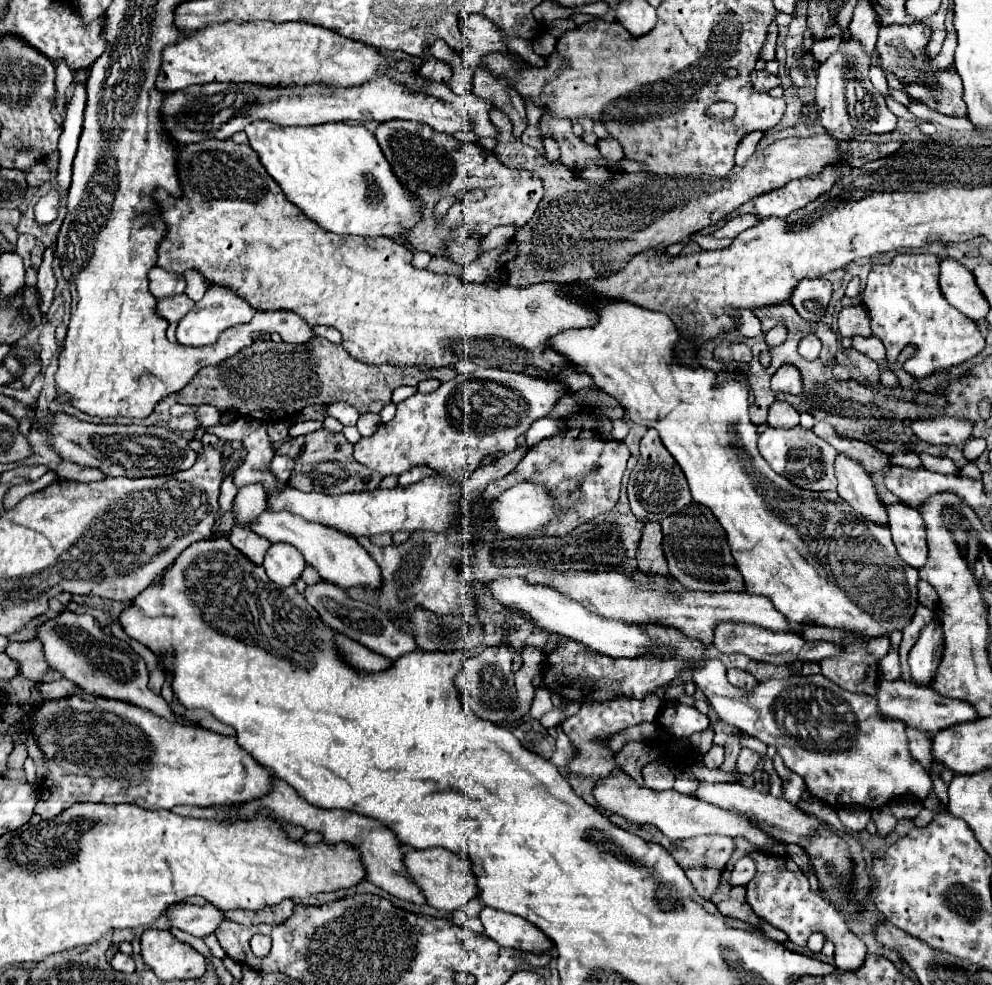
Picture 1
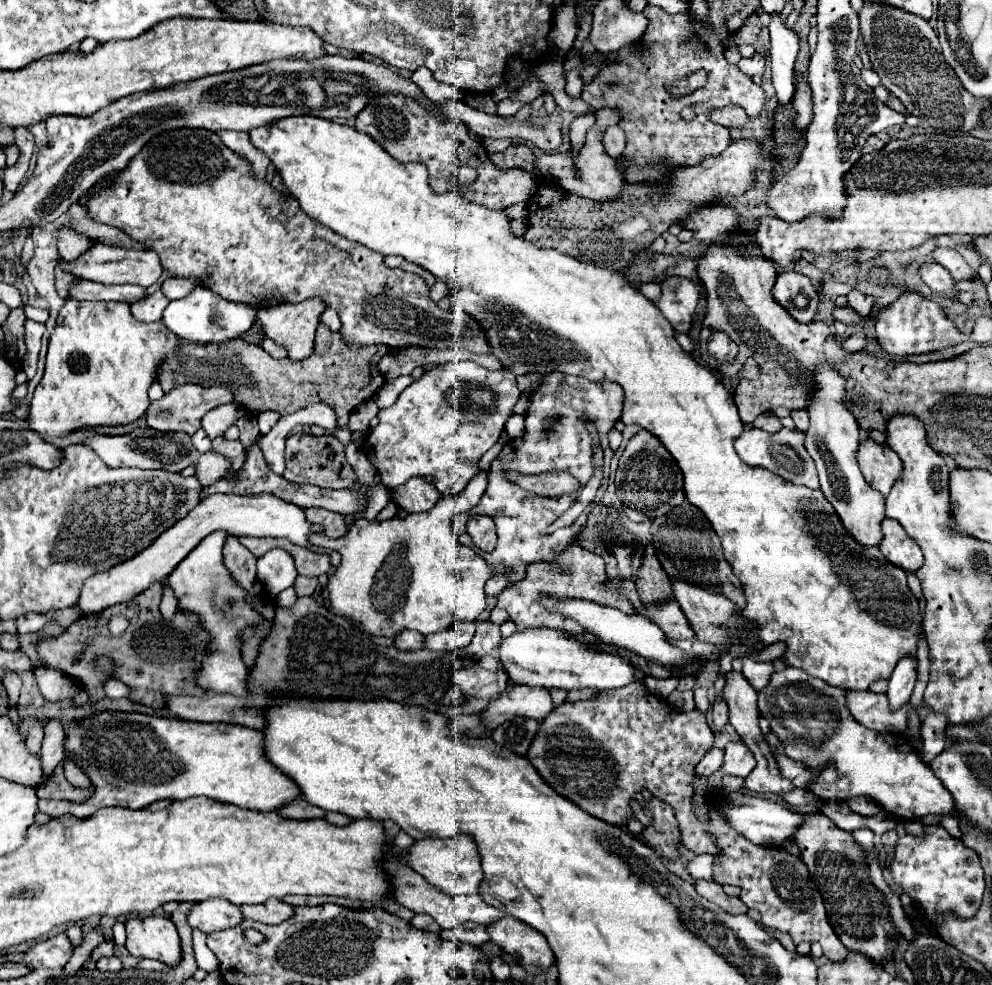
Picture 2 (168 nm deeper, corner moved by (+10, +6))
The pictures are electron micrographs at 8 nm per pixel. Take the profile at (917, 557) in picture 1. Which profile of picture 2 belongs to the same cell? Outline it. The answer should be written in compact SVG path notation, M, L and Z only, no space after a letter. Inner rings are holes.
M886 518L882 522L882 530L884 530L884 540L880 544L880 552L884 554L886 562L902 570L916 572L924 562L920 546L906 534L900 522L892 518Z

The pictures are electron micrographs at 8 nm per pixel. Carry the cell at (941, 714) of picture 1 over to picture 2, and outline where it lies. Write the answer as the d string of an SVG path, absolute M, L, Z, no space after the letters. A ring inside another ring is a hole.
M848 690L846 692L846 708L854 716L856 722L862 726L876 730L876 732L888 732L888 734L904 734L906 732L906 712L908 704L904 710L896 710L892 714L888 710L888 698L884 694L874 694L874 692L856 692Z

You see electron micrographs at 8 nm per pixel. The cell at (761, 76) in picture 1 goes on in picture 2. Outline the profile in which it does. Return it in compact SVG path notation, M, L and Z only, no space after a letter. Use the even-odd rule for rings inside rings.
M756 50L756 54L752 58L742 58L738 62L738 68L748 74L748 76L754 76L754 74L764 74L764 66L766 66L766 56L768 56L768 50Z

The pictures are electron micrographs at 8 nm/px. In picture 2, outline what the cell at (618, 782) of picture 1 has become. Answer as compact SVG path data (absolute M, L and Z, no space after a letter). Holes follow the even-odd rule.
M734 792L732 800L728 798L726 802L720 802L720 810L726 812L728 824L734 830L744 834L750 842L764 844L764 846L782 846L782 842L786 838L792 838L804 822L804 814L794 812L794 810L790 810L778 802L772 802L768 798L762 798L756 794L744 794L744 792Z

